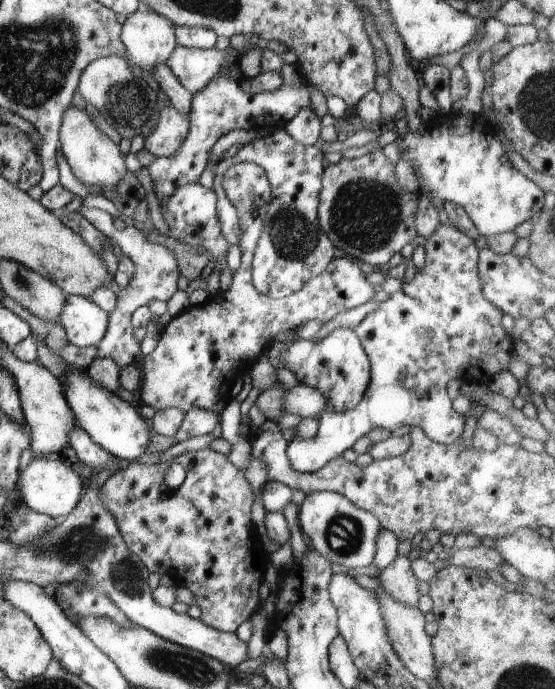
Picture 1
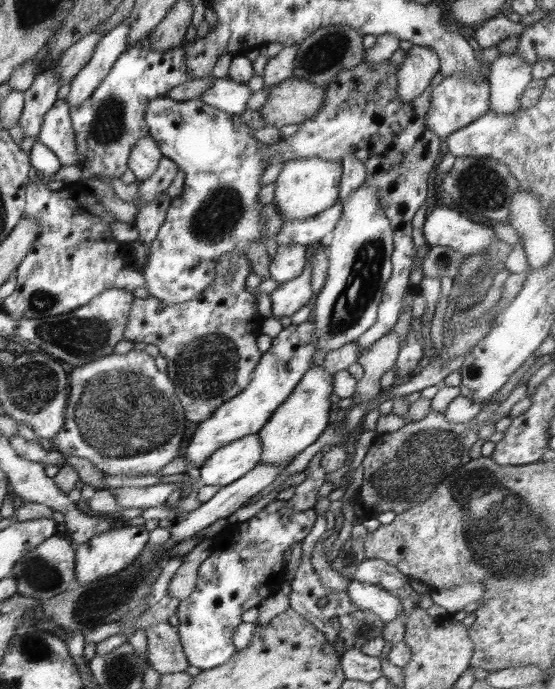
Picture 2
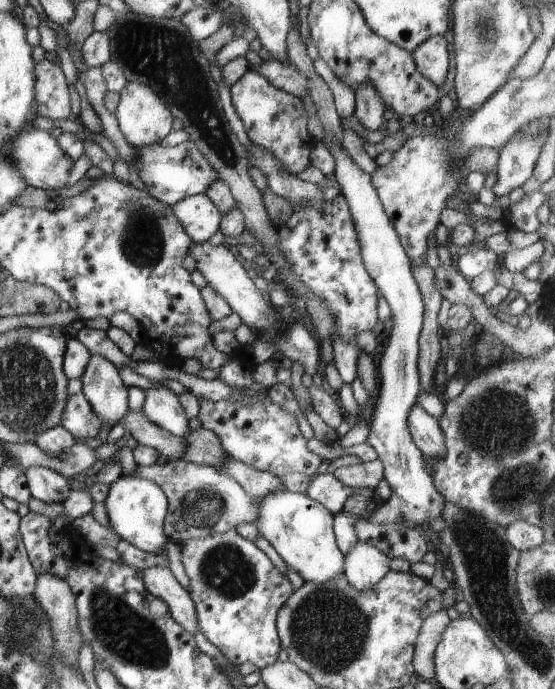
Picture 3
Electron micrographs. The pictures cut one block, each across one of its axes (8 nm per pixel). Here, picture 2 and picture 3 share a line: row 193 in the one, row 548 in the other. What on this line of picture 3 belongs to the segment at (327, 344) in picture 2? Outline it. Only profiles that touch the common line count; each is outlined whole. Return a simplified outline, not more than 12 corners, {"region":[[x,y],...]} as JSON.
{"region":[[356,542],[344,555],[344,576],[360,592],[390,571],[375,546]]}

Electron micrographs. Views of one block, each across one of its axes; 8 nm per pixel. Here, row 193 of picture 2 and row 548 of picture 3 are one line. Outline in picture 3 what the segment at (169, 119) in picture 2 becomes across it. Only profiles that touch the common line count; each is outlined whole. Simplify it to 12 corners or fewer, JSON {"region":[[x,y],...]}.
{"region":[[236,529],[181,543],[204,636],[276,664],[292,586]]}

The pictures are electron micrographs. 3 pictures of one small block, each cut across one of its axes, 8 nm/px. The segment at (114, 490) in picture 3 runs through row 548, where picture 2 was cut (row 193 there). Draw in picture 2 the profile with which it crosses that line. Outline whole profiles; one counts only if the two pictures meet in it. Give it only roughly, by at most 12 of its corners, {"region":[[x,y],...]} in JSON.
{"region":[[160,159],[156,172],[138,180],[136,210],[172,184],[178,166]]}

